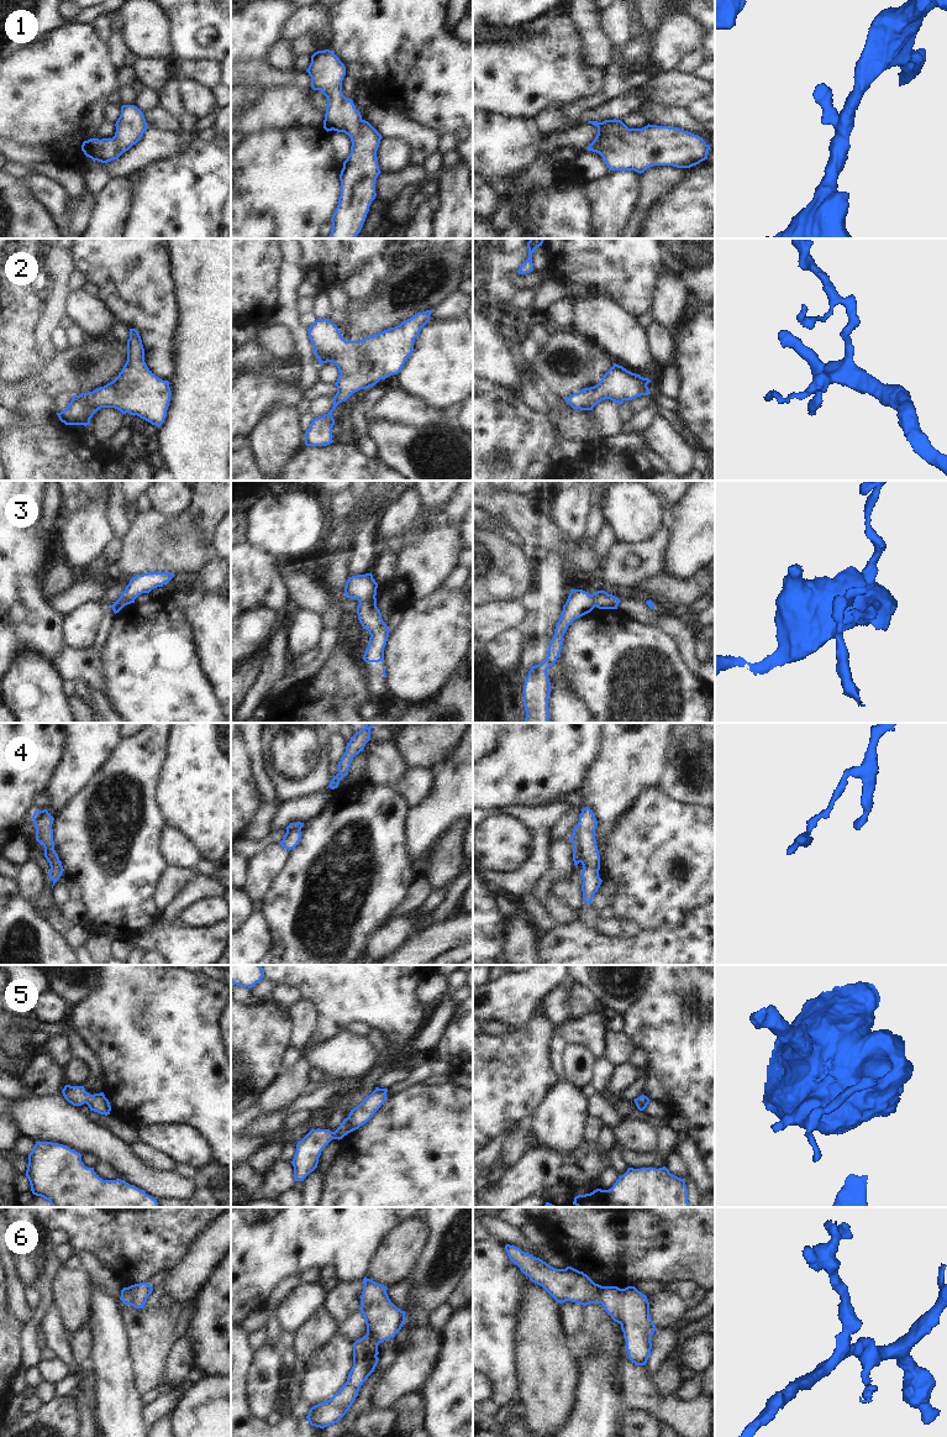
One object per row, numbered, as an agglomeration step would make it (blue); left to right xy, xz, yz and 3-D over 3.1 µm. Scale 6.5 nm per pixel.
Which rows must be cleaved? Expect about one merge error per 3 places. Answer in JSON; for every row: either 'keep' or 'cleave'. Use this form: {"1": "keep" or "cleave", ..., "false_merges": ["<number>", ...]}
{"1": "keep", "2": "keep", "3": "cleave", "4": "cleave", "5": "keep", "6": "cleave", "false_merges": ["3", "4", "6"]}

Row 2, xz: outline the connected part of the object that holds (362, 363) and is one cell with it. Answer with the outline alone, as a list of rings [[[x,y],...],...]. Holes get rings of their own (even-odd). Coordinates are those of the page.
[[[431,311],[417,313],[395,327],[359,341],[346,341],[337,325],[328,319],[319,319],[307,329],[319,363],[335,363],[340,376],[335,383],[333,407],[327,414],[312,419],[305,431],[306,446],[332,444],[332,411],[336,407],[353,393],[401,371],[414,351],[415,339],[430,321]]]

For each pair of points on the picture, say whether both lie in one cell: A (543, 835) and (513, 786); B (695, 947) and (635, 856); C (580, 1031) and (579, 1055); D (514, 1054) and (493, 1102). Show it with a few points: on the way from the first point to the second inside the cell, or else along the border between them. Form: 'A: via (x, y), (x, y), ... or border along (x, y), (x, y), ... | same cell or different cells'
A: border along (553, 804), (506, 806), (495, 811) | different cells
B: border along (701, 905), (682, 923), (652, 931) | different cells
C: border along (568, 1043), (584, 1044), (596, 1058) | different cells
D: via (514, 1066), (493, 1090) | same cell

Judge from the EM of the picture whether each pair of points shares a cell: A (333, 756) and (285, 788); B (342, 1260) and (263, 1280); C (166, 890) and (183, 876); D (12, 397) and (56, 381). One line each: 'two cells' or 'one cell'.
A: two cells
B: one cell
C: one cell
D: one cell

